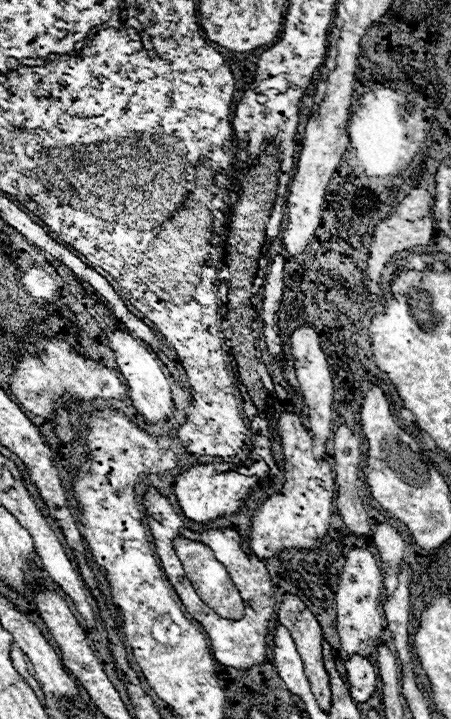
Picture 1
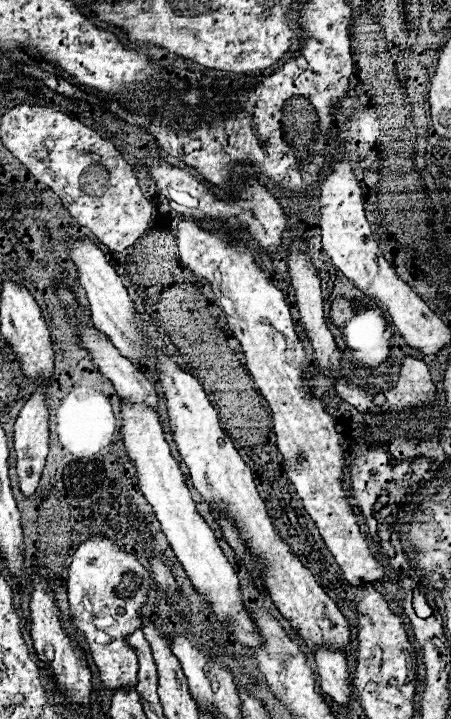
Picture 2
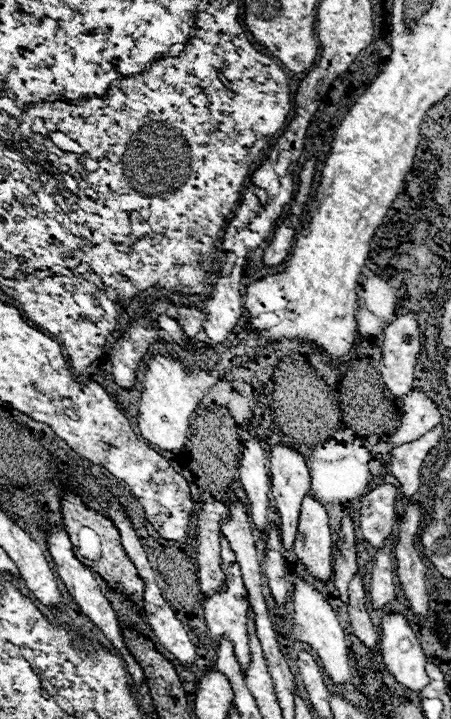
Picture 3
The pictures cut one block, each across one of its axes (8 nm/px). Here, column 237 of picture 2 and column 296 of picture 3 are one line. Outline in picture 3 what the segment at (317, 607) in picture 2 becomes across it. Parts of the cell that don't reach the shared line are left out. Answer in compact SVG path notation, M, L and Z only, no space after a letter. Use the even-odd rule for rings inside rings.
M276 444L270 452L270 476L272 476L272 494L276 500L276 508L280 514L280 536L282 544L286 548L292 548L294 538L296 538L296 528L298 528L298 518L300 518L300 504L302 498L310 490L310 468L300 452L286 444Z

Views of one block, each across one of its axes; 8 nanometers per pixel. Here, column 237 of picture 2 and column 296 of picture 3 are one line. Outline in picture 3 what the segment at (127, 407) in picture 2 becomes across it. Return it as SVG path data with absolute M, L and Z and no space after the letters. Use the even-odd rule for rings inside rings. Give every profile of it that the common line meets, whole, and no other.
M302 576L294 578L294 592L292 592L292 604L294 604L294 636L298 642L310 644L320 662L322 668L330 674L334 684L344 684L350 680L350 664L348 664L348 648L346 648L346 638L340 622L336 620L336 612L328 604L322 592L318 592L312 584L308 584Z

